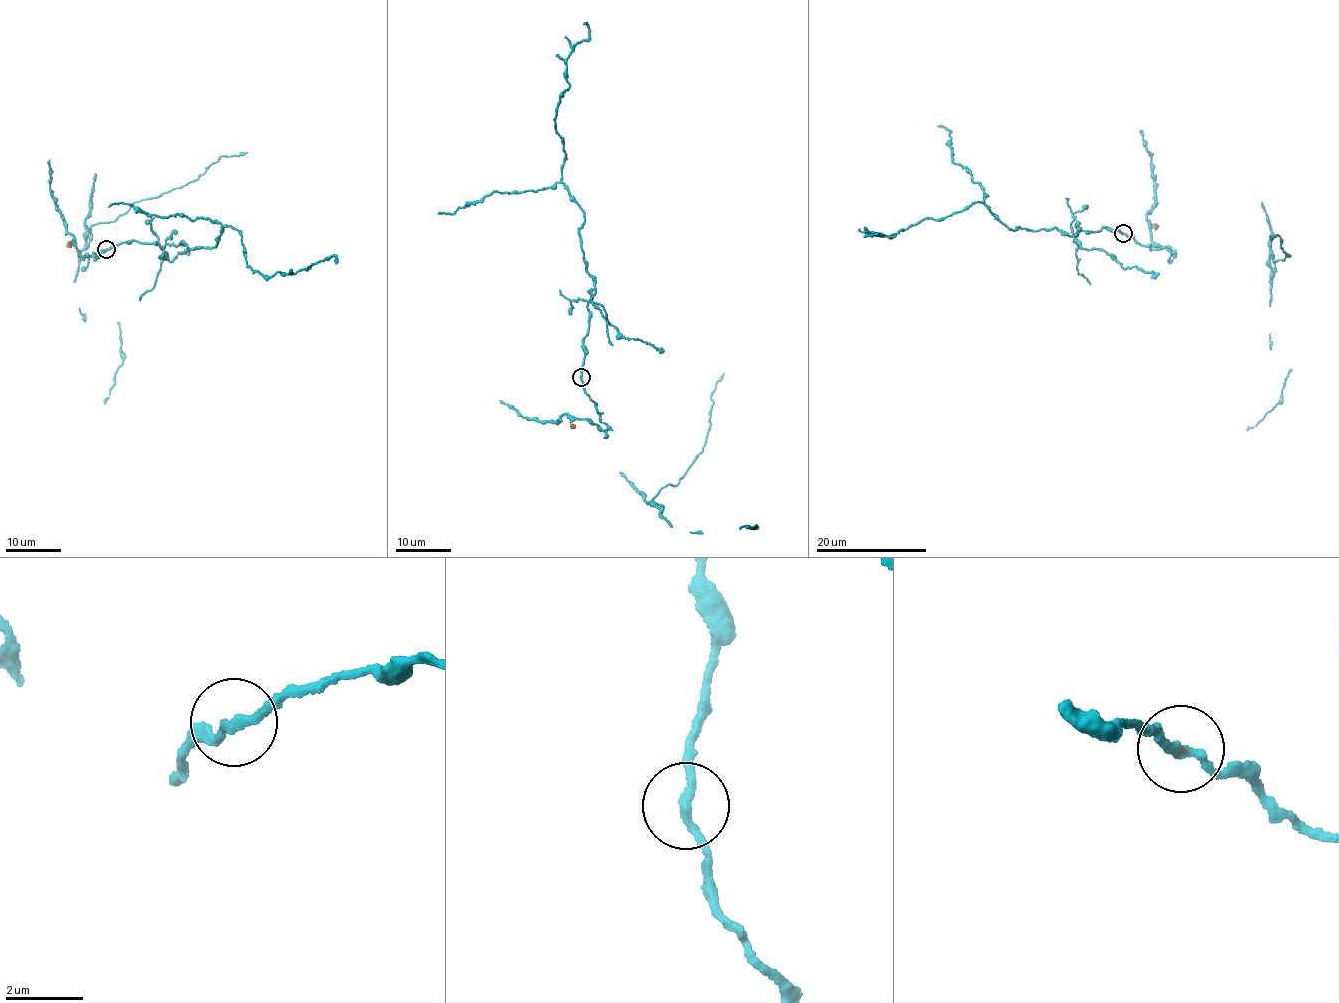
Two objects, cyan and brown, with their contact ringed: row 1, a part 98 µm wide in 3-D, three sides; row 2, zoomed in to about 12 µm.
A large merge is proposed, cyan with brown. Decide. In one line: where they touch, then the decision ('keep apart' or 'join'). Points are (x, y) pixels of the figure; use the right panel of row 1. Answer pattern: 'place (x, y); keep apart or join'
place (1123, 233); keep apart

